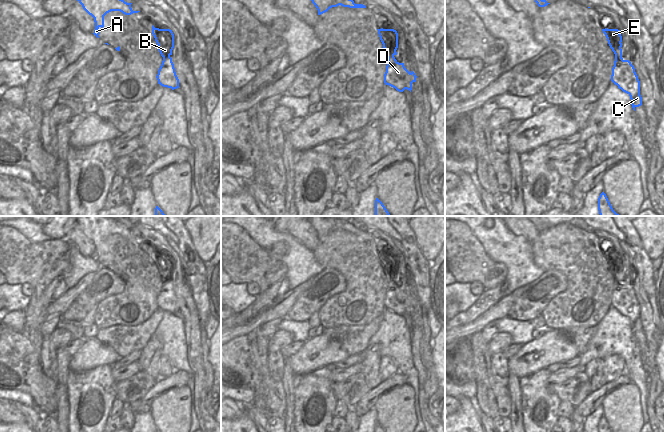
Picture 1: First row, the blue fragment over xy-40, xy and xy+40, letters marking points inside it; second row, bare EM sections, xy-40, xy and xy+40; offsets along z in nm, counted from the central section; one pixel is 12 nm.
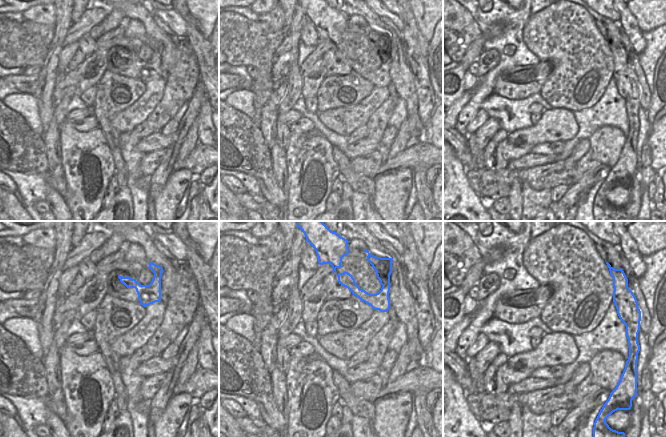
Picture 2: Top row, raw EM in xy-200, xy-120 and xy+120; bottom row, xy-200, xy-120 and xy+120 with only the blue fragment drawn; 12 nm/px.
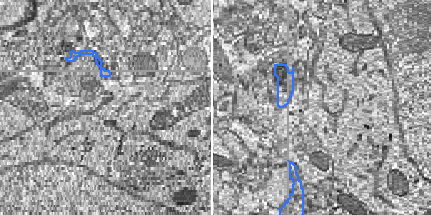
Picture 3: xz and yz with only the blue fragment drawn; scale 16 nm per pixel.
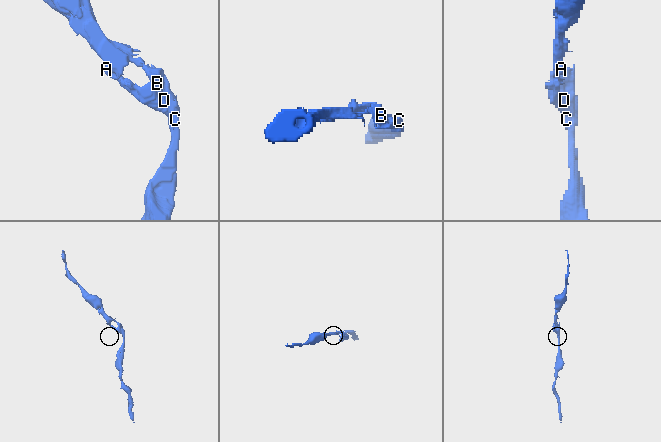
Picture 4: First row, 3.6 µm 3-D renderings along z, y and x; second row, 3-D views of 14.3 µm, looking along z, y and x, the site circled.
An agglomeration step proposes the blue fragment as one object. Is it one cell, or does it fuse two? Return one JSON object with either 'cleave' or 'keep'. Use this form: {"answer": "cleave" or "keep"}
{"answer": "keep"}

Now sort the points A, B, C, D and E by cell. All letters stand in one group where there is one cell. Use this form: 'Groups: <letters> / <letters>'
Groups: A B C D E

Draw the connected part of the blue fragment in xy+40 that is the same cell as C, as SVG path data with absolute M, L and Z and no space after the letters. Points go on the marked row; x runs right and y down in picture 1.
M605 28L602 29L602 31L607 38L610 48L615 54L611 81L630 96L631 105L635 111L636 107L642 105L640 81L631 62L622 58L622 36L620 30Z

